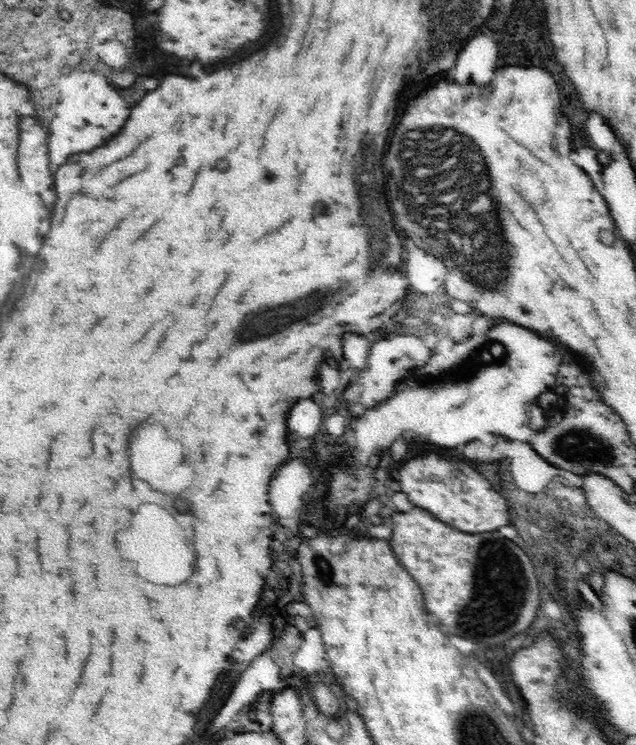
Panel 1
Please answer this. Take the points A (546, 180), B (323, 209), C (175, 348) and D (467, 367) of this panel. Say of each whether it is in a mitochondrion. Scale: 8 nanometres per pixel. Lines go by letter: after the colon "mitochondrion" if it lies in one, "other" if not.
A: other
B: other
C: other
D: mitochondrion

